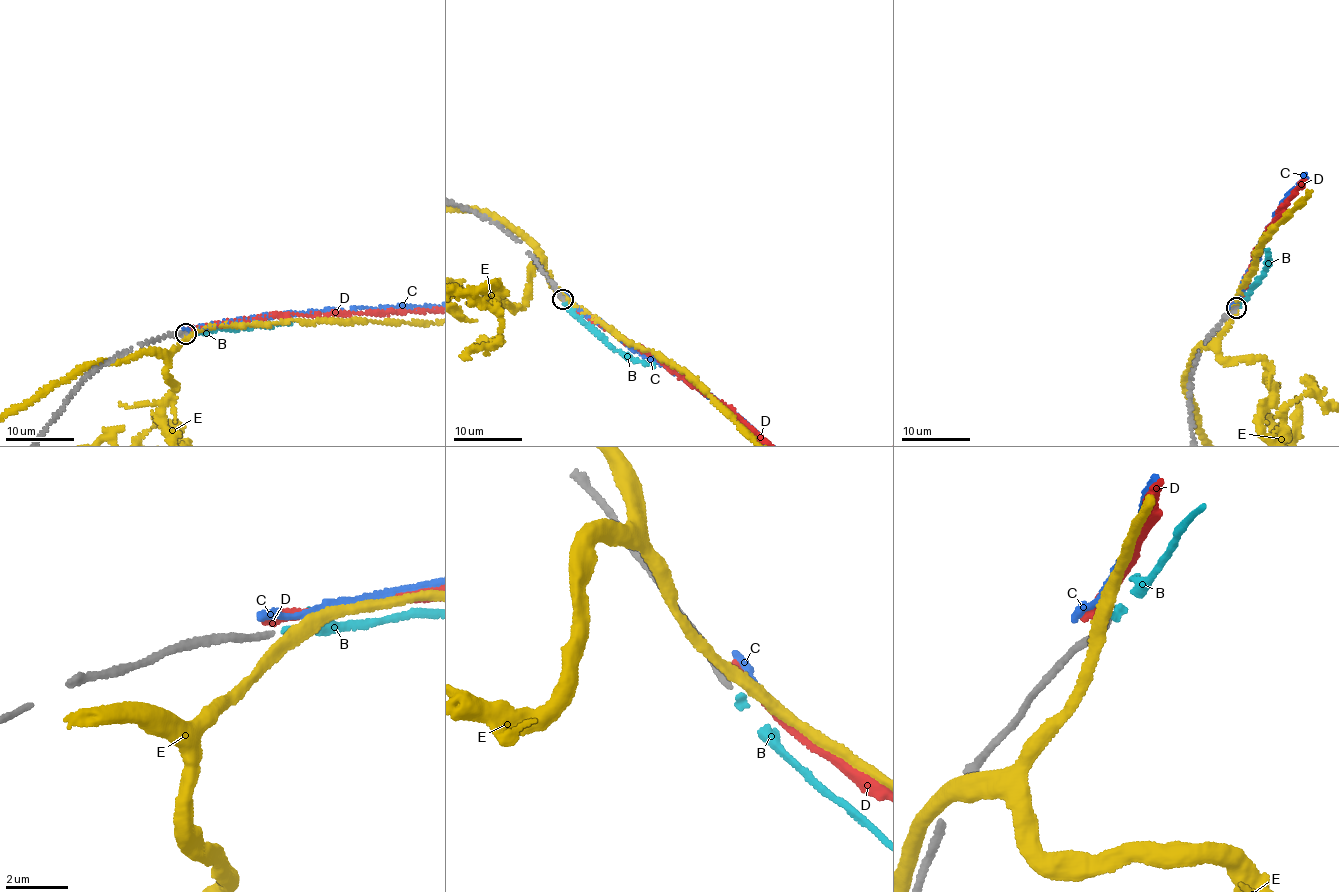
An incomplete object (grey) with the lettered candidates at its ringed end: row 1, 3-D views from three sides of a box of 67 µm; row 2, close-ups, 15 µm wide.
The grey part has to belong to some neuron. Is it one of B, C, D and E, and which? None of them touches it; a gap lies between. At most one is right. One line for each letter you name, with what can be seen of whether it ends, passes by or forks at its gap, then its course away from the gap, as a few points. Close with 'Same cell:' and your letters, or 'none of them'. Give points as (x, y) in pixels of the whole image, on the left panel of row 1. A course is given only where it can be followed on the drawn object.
B: it ends
Same cell: B

